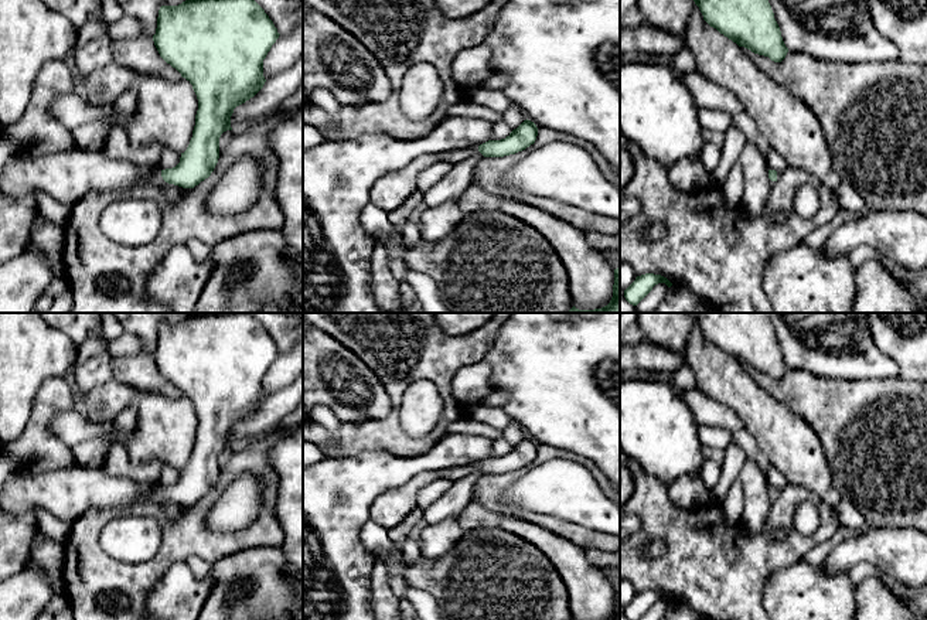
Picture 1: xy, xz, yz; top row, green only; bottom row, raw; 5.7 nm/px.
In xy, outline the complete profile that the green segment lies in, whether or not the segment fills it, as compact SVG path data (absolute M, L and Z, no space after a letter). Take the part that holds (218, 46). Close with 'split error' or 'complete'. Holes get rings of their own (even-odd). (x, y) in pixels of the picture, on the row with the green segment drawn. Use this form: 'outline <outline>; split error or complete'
outline M185 0L178 6L161 6L157 17L157 28L153 35L160 57L175 68L191 85L198 99L192 137L180 163L173 168L157 171L146 184L137 188L160 187L164 183L183 188L194 188L208 178L219 159L219 137L232 130L231 116L234 109L253 98L265 85L263 59L279 38L277 28L255 0Z; split error

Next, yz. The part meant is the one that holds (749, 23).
outline M693 0L703 20L754 54L781 62L788 48L768 0Z; complete

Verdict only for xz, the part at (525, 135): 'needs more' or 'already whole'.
needs more

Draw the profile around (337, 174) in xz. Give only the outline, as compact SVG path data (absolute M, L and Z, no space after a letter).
M454 116L418 139L371 133L354 140L326 139L303 150L303 313L384 313L371 289L371 255L376 239L361 224L374 183L419 156L480 146L491 136L491 122Z

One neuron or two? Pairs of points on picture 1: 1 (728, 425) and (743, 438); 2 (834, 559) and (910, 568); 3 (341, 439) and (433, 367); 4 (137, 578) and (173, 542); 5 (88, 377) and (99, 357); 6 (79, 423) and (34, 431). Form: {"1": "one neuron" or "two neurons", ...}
{"1": "two neurons", "2": "one neuron", "3": "one neuron", "4": "one neuron", "5": "one neuron", "6": "two neurons"}

